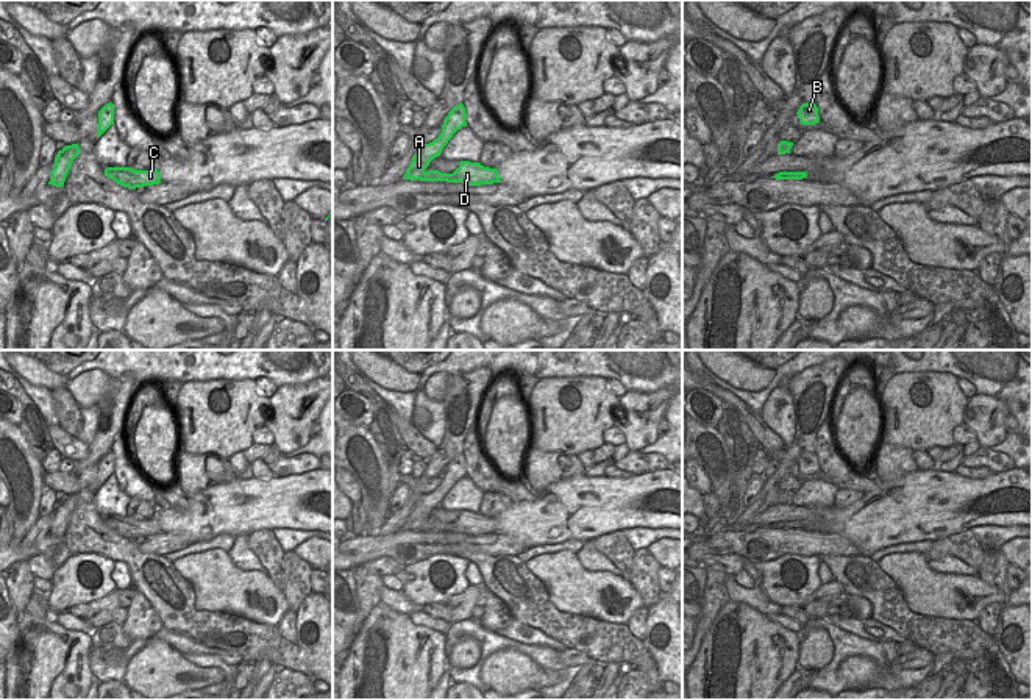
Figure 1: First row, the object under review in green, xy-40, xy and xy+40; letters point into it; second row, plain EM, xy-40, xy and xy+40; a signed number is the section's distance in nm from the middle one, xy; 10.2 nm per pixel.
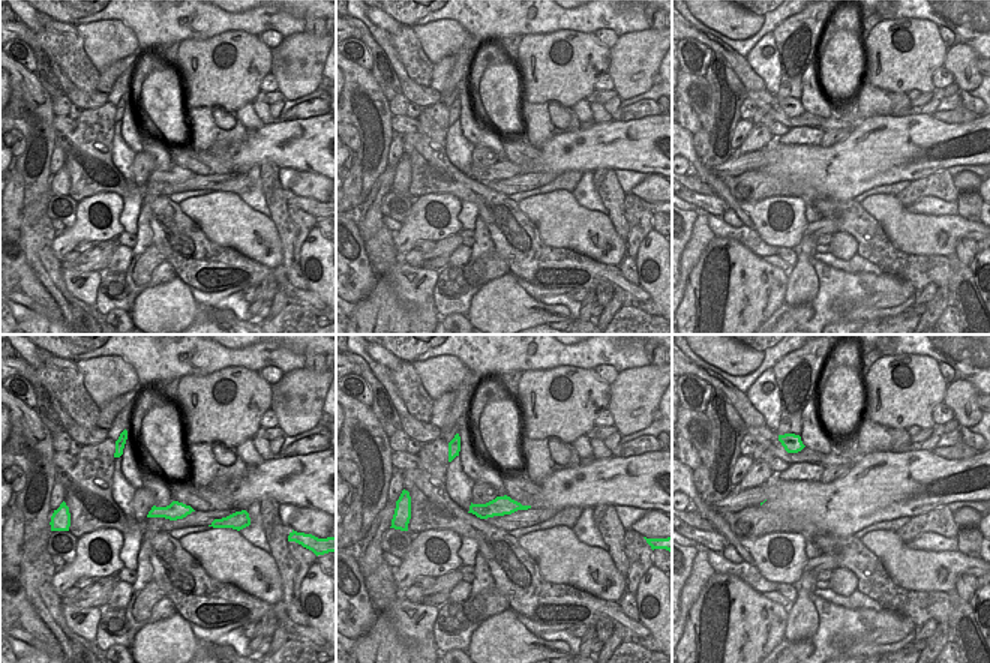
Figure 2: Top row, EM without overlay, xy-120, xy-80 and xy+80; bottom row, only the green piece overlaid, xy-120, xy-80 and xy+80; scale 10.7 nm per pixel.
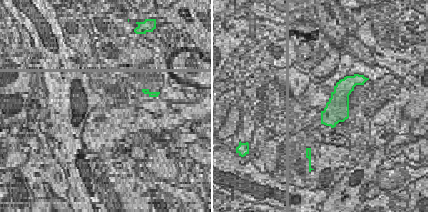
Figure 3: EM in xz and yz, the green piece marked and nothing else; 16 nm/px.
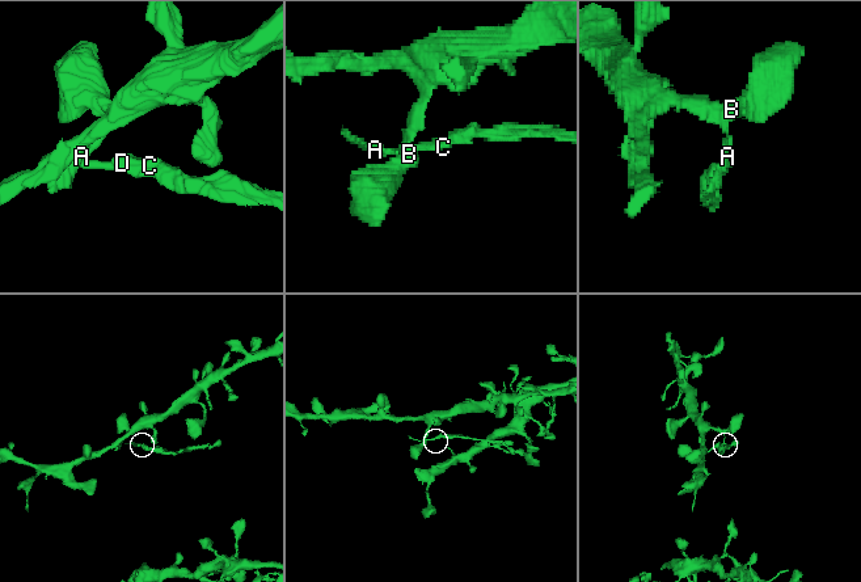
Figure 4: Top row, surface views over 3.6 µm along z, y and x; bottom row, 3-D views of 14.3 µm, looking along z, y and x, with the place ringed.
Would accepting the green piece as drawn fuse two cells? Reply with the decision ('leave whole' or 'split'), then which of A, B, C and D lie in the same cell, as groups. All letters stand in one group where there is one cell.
split; A C D / B

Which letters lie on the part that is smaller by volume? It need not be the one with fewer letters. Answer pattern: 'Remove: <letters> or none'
Remove: A, C, D

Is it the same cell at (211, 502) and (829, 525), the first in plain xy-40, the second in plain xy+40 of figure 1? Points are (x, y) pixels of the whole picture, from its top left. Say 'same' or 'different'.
same

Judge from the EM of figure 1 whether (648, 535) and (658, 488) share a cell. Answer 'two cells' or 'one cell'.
two cells

